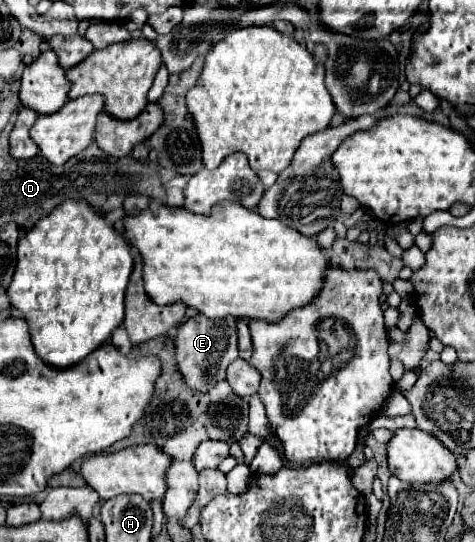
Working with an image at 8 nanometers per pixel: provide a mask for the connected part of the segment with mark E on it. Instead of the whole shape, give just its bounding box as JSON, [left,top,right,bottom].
[175,314,239,392]

